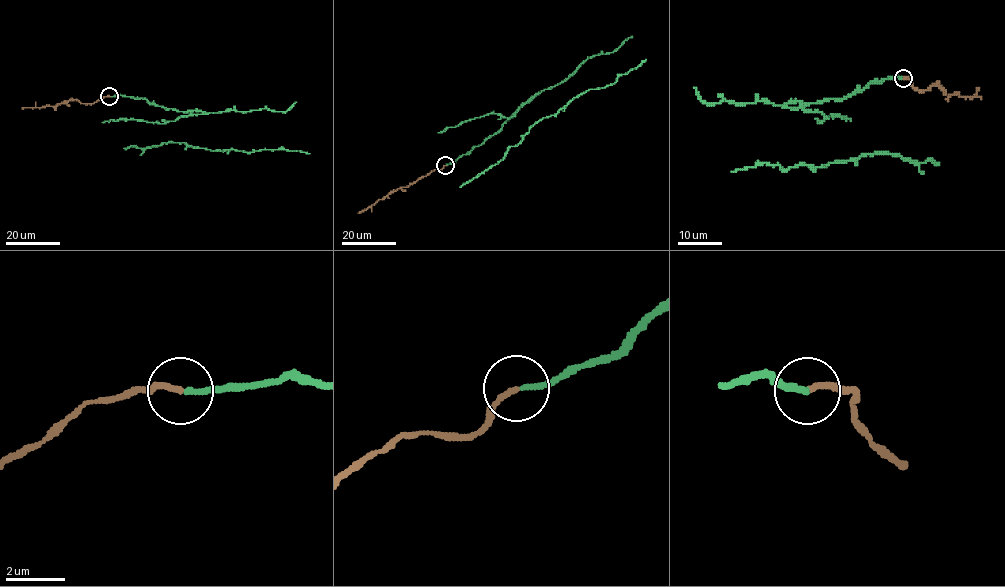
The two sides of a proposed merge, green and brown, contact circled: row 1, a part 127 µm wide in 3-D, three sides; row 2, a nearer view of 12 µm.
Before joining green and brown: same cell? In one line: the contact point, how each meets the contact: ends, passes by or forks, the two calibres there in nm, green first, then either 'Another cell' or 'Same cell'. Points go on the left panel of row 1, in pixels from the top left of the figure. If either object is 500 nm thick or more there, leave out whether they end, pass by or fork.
Place: (109, 96). At the ring green ends. At the ring brown ends. Thickness 170 nm (green) against 200 nm. Another cell

